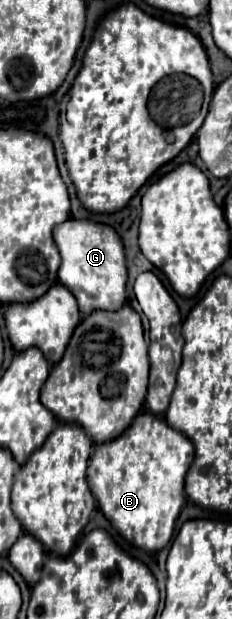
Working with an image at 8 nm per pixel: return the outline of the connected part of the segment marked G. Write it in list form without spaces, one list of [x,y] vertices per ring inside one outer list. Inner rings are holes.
[[[68,219],[56,225],[54,241],[62,255],[58,279],[76,297],[82,315],[94,313],[96,309],[116,311],[126,303],[126,255],[122,241],[112,227],[94,221]]]

